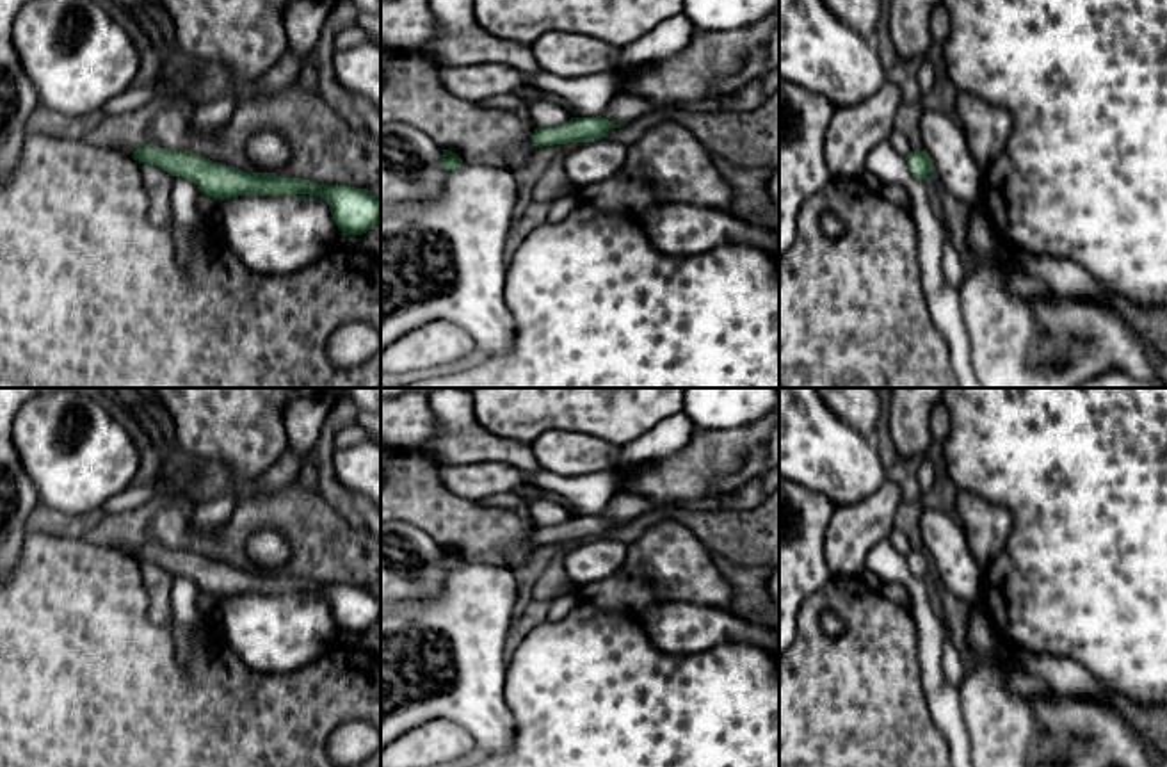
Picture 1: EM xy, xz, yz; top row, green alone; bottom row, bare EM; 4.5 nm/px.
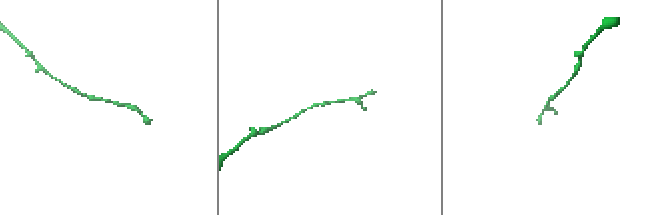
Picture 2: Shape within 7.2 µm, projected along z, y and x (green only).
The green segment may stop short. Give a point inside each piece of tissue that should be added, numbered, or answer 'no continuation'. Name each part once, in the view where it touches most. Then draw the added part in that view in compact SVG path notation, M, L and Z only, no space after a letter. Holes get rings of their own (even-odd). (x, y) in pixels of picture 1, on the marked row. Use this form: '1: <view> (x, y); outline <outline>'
no continuation

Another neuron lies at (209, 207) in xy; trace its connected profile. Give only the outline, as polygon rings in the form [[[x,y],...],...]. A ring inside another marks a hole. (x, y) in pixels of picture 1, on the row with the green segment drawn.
[[[199,192],[197,210],[203,217],[206,217],[208,221],[215,221],[219,215],[219,206],[221,206],[219,199],[215,199],[213,196]]]

